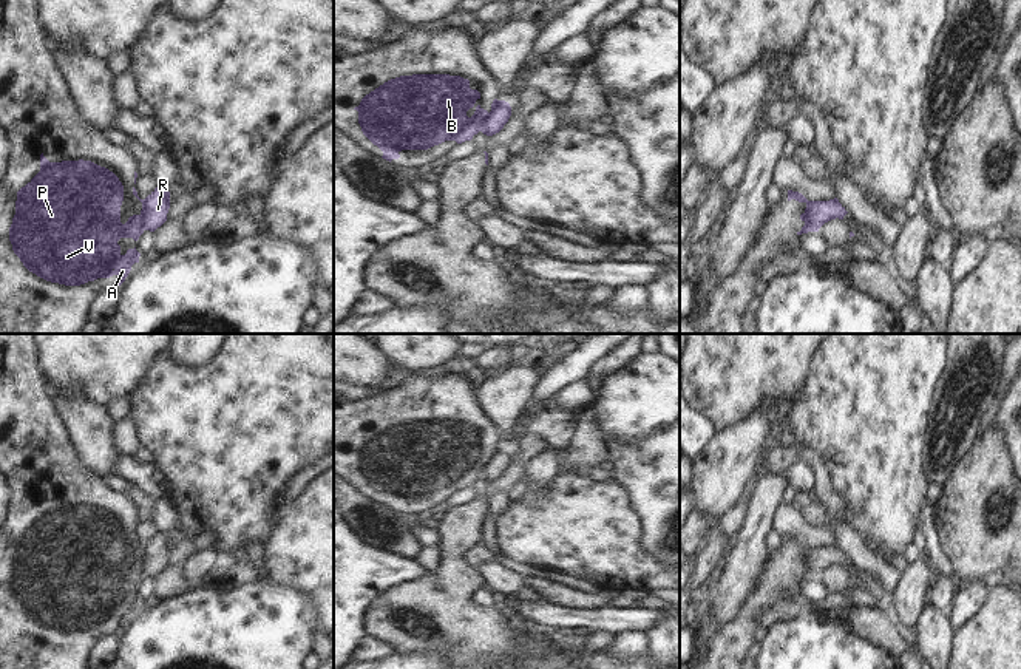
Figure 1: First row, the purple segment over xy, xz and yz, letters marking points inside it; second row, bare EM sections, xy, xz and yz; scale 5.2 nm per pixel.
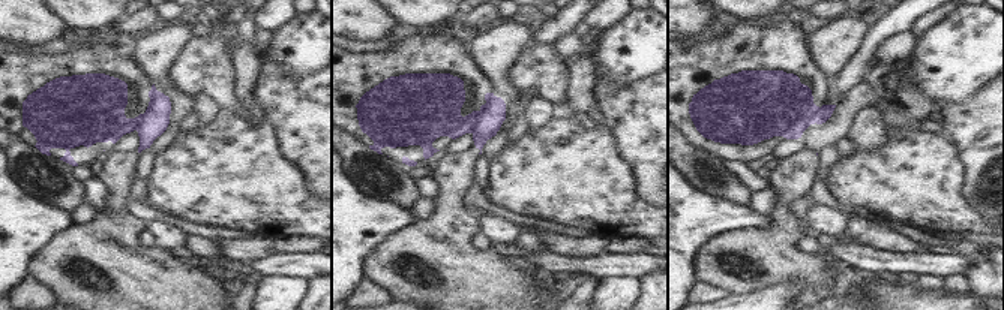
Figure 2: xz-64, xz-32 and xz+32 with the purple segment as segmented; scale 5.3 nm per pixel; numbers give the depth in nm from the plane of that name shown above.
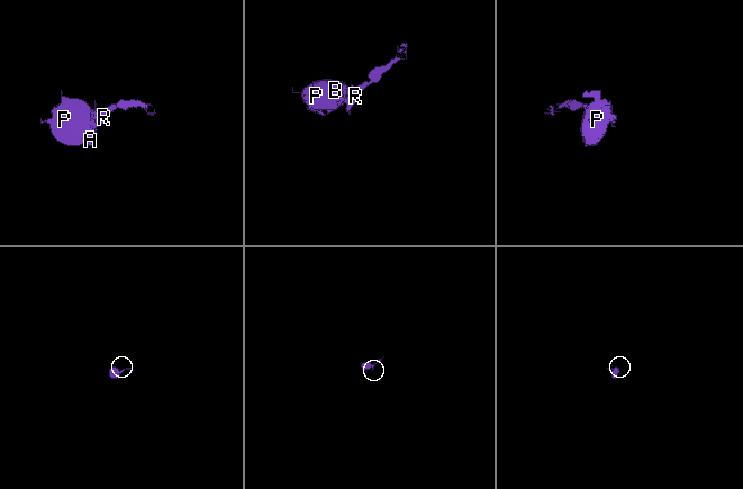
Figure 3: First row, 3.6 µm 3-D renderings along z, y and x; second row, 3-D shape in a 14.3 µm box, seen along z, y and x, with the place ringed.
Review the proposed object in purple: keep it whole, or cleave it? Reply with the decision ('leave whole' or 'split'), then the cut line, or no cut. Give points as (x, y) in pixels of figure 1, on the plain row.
split; cut in xz along (488, 459), (481, 476)

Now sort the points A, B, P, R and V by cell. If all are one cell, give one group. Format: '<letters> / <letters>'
A B P V / R

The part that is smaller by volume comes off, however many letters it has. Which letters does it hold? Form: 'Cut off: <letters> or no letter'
Cut off: R

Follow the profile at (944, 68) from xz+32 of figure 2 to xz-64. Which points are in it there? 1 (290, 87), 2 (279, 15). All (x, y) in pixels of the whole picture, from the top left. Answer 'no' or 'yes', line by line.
1: no
2: no

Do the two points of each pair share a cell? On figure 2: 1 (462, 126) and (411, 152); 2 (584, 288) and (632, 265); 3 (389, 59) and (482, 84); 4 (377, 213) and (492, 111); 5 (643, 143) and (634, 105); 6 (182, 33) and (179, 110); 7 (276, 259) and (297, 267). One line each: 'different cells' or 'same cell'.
1: same cell
2: different cells
3: same cell
4: different cells
5: same cell
6: same cell
7: same cell

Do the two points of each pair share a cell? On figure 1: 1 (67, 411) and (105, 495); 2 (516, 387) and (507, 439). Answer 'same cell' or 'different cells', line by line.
1: different cells
2: same cell

